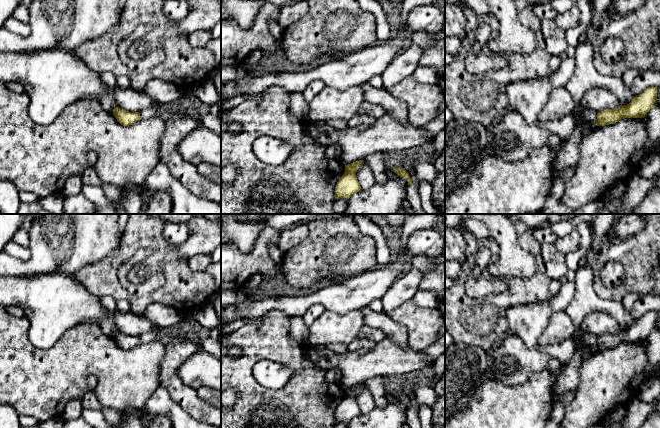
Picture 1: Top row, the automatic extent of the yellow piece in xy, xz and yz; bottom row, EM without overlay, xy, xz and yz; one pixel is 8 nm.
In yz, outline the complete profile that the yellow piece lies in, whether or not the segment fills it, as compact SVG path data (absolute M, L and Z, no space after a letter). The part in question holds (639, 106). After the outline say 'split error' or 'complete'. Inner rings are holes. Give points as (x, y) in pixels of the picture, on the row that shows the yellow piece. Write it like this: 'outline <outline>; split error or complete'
outline M657 87L647 88L627 105L620 105L617 109L606 109L597 113L595 125L610 125L624 118L644 118L656 103L656 99Z; complete

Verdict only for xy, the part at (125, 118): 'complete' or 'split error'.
complete

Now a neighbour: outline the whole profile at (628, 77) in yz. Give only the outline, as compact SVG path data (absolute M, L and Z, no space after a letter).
M628 69L623 73L621 79L627 87L630 87L633 84L637 75L638 75L637 70Z

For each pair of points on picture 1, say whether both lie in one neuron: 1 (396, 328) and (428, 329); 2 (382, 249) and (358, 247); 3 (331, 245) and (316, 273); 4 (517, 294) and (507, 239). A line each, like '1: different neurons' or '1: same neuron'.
1: different neurons
2: different neurons
3: same neuron
4: different neurons

